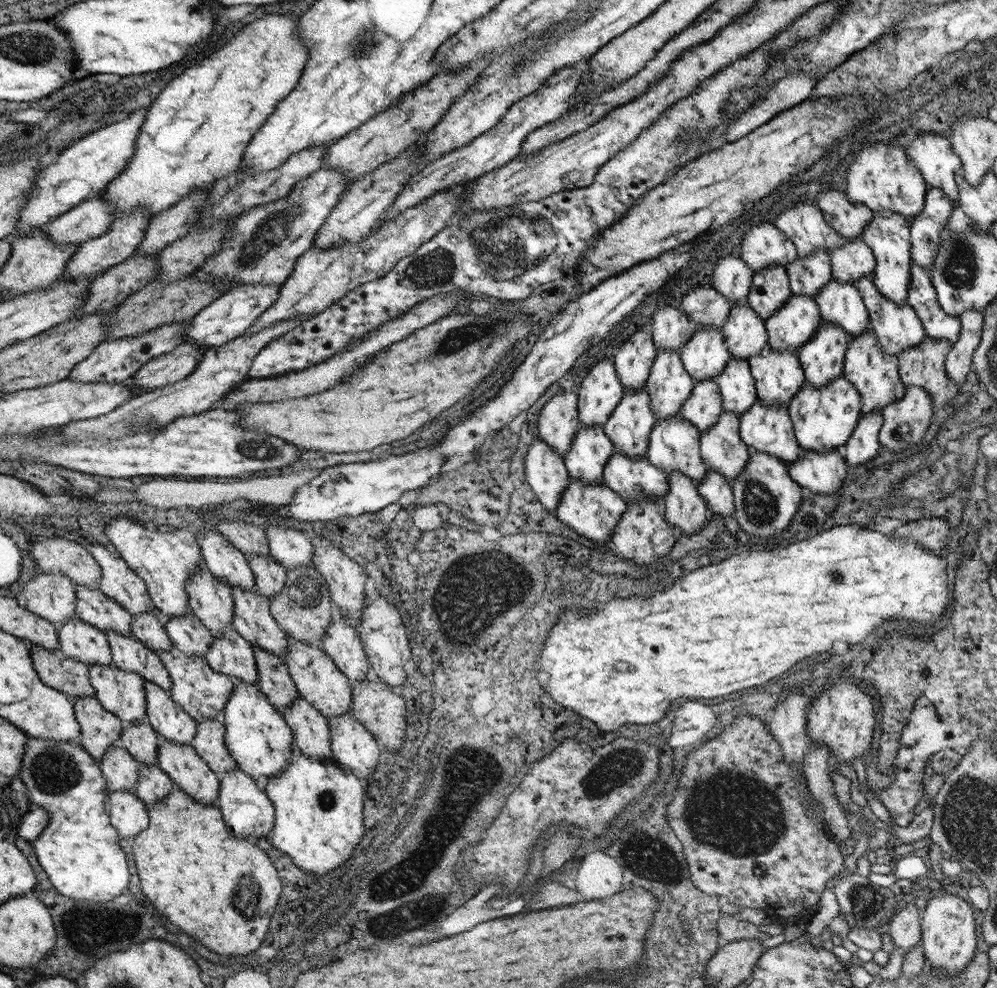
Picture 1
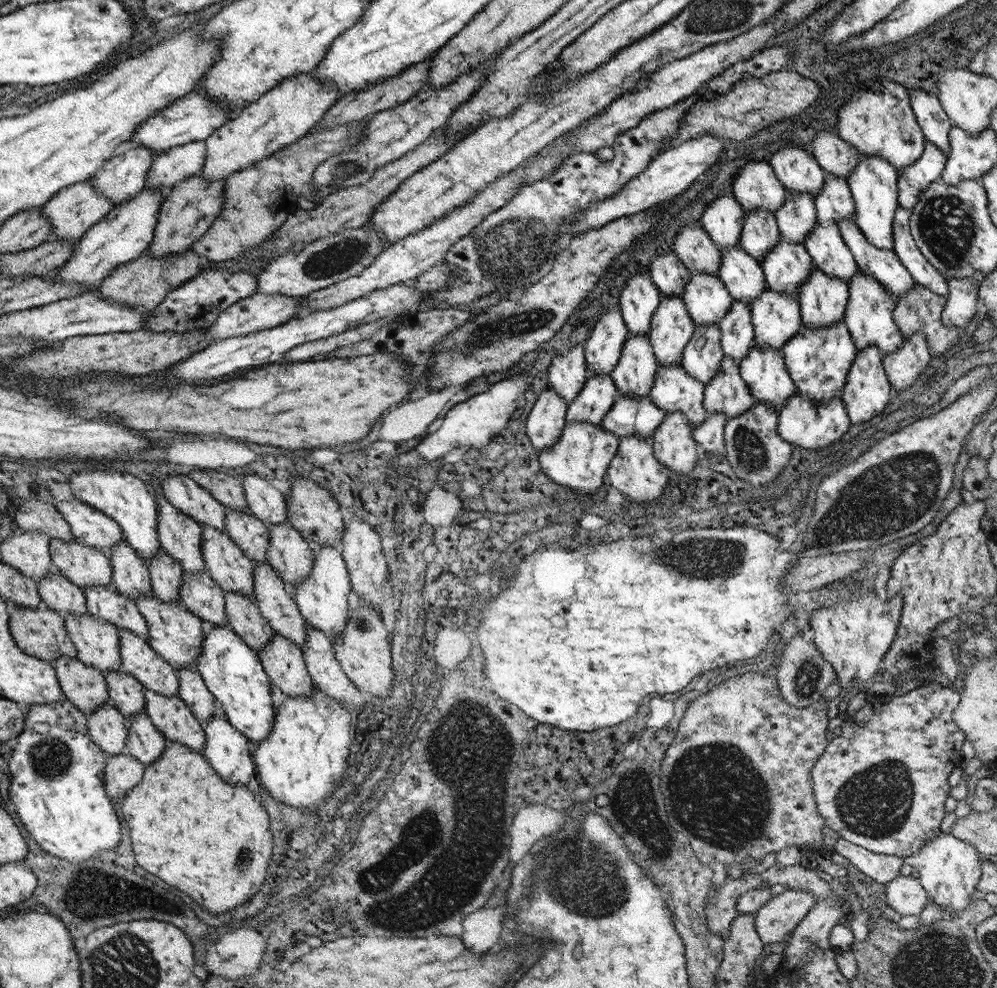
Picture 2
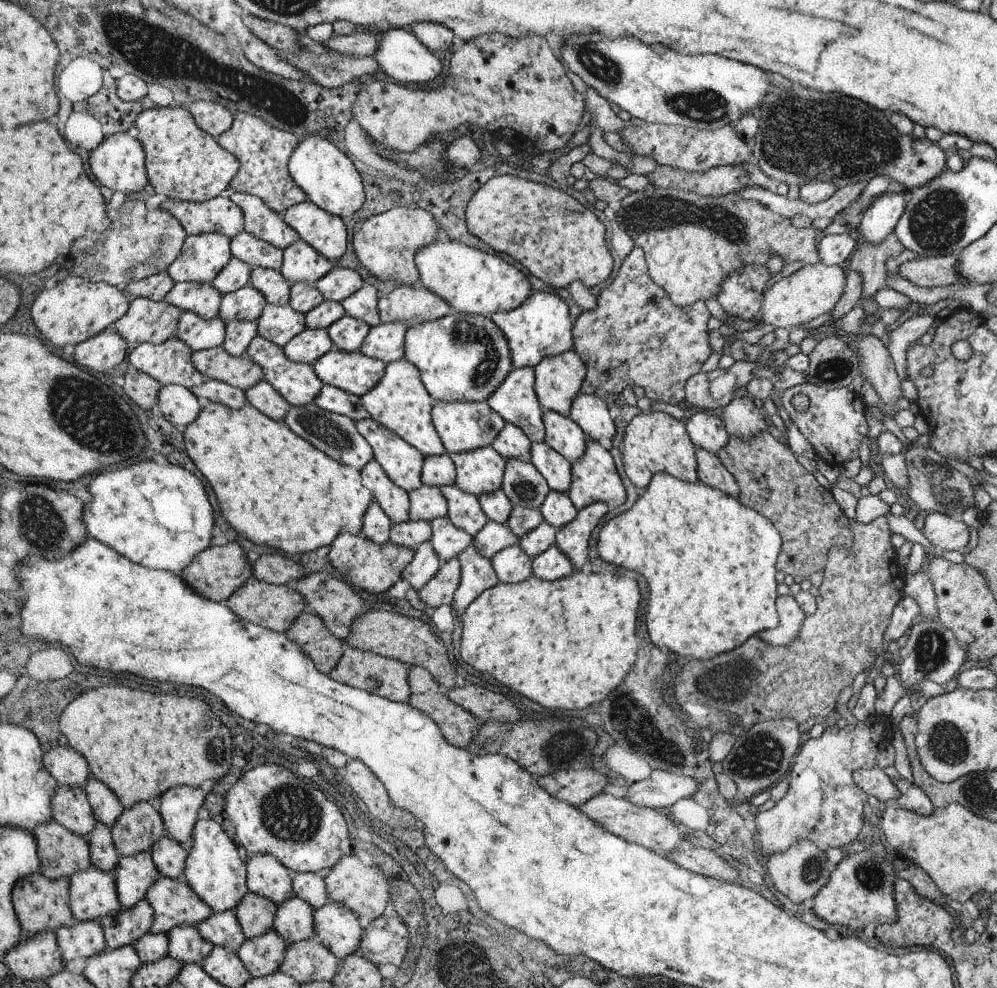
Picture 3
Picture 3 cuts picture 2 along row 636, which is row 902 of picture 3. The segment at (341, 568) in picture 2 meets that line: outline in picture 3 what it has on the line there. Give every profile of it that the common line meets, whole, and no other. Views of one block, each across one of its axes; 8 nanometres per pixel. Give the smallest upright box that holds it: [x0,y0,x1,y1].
[313,900,361,960]

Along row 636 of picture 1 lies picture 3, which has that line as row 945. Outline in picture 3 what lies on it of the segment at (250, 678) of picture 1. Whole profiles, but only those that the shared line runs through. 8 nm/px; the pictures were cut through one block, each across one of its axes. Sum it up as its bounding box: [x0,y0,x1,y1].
[197,910,245,954]

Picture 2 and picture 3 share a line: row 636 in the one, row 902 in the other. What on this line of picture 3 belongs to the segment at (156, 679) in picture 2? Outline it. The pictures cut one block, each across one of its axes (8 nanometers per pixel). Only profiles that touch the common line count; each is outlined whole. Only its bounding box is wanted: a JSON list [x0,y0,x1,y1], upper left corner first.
[113,852,161,910]

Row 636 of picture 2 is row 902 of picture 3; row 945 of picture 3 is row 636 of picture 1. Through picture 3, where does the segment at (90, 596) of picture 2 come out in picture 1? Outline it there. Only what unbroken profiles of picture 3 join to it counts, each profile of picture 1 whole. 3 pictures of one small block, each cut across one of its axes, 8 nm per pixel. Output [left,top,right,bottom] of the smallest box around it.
[105,630,173,692]

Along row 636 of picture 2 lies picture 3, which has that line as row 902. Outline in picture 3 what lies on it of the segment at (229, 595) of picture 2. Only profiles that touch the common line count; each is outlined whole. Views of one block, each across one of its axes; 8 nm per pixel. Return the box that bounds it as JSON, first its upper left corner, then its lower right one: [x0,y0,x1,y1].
[233,892,277,940]

